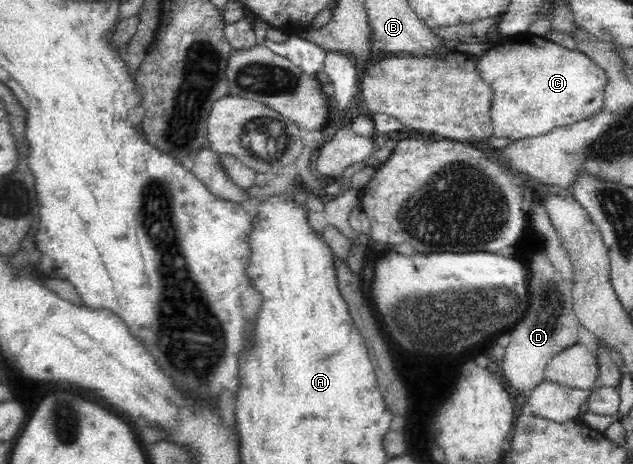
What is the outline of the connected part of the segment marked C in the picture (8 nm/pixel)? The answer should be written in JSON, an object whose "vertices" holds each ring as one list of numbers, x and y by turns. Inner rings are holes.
{"vertices":[[529,31,509,37,506,45,501,46,497,43,488,48,484,55,478,58,476,71,492,92,489,107,492,137,519,140,546,135,555,127,578,123,594,115,603,106,604,86,606,85,604,72,579,51,568,50,545,37,531,34]]}

